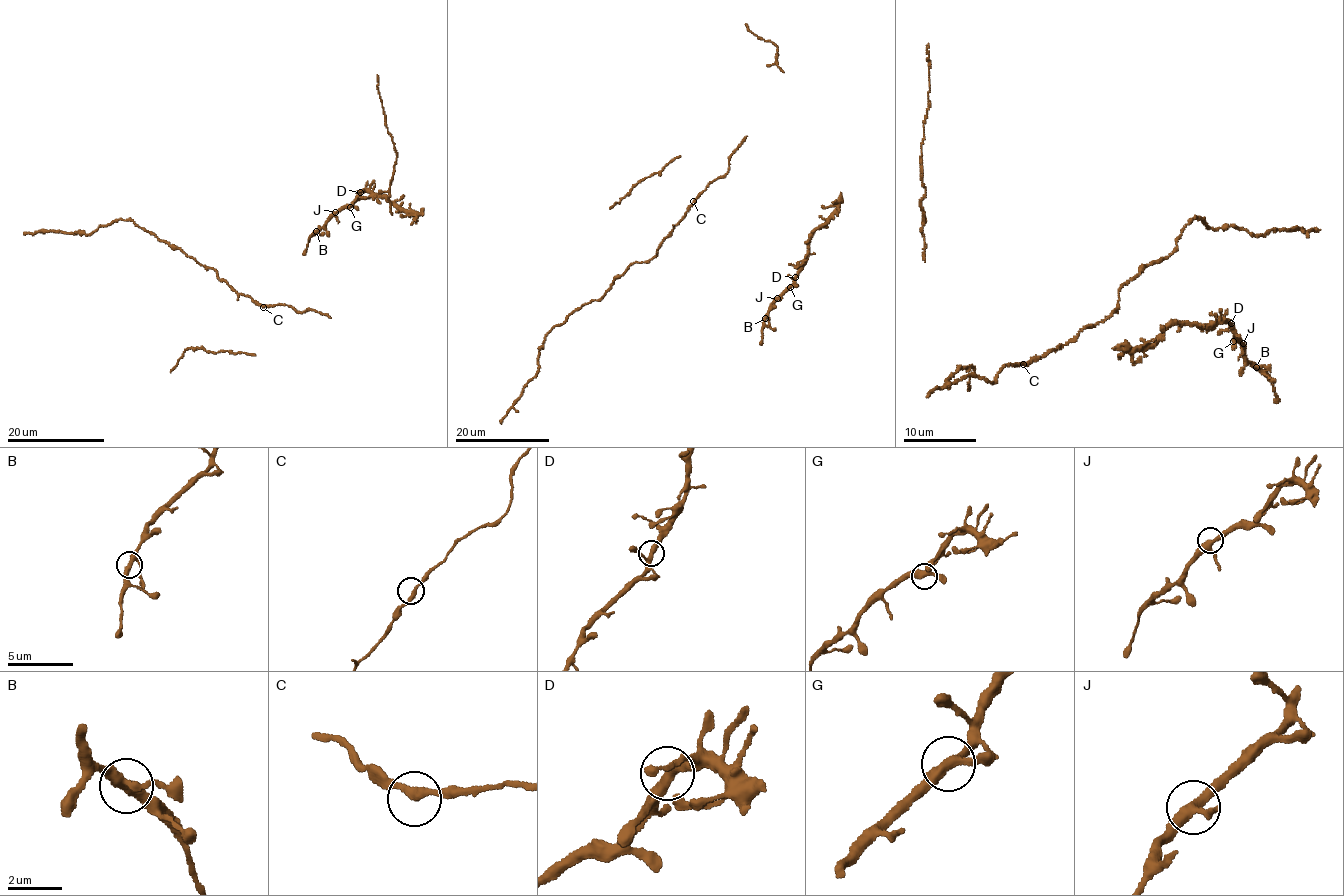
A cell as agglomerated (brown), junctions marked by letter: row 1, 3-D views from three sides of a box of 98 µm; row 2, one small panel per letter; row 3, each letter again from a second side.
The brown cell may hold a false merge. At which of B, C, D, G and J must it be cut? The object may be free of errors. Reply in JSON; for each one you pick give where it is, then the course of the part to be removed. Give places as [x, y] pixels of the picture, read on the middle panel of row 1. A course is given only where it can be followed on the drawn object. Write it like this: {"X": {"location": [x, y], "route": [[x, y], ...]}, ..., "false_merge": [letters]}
{"false_merge": []}

